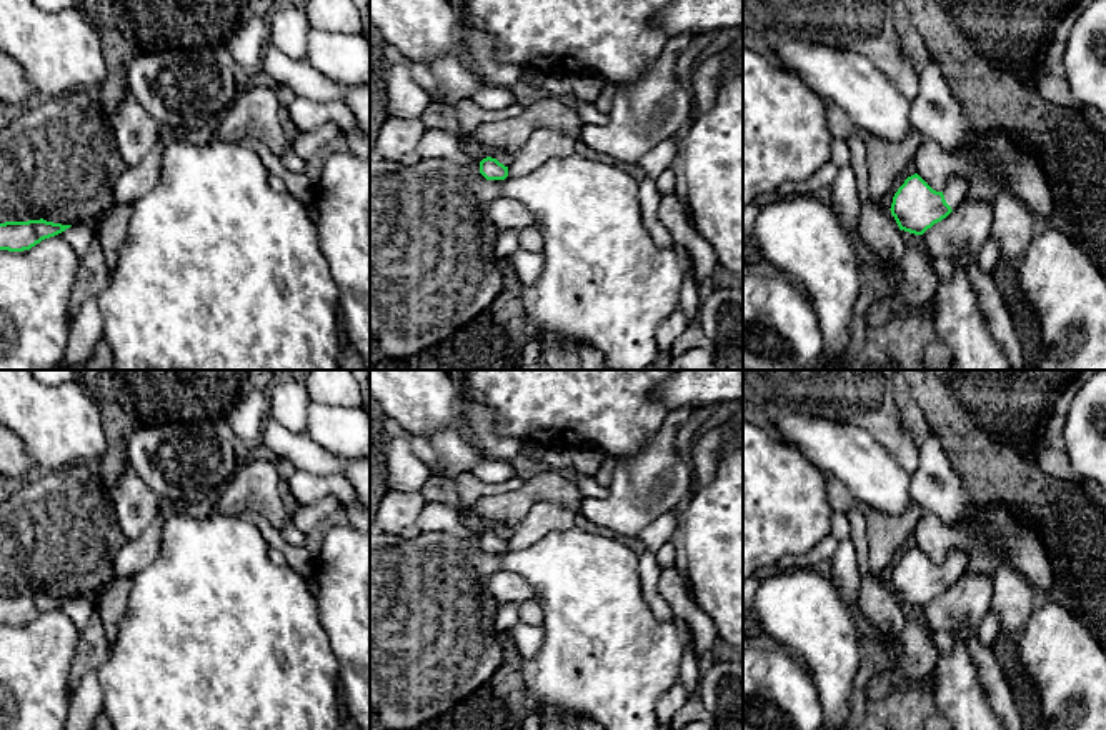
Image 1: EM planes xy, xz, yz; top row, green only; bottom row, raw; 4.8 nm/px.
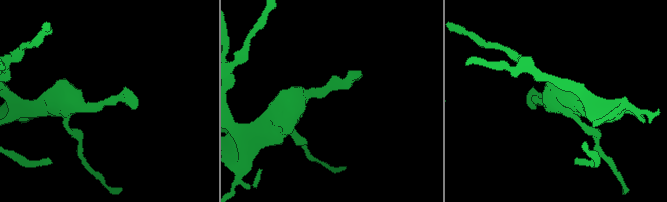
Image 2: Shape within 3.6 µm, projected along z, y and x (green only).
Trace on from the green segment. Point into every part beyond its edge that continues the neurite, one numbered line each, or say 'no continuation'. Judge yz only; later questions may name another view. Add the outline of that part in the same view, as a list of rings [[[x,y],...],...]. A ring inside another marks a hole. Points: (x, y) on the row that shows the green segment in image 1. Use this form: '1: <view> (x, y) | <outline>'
1: yz (955, 192) | [[[951,177],[943,195],[951,210],[956,210],[966,200],[968,182],[963,177]]]

